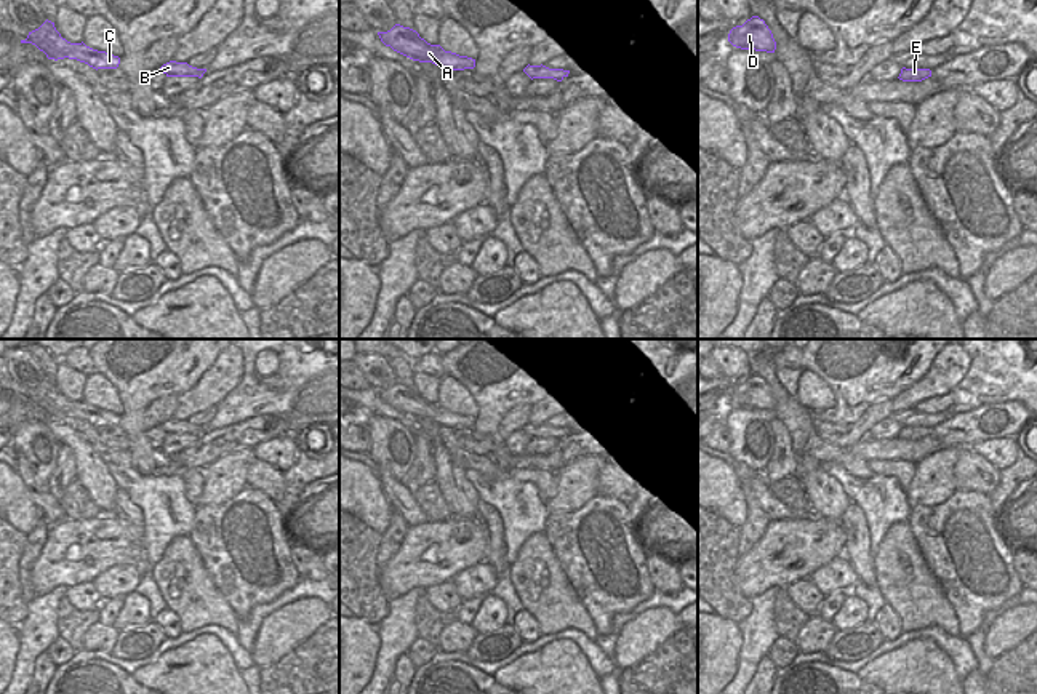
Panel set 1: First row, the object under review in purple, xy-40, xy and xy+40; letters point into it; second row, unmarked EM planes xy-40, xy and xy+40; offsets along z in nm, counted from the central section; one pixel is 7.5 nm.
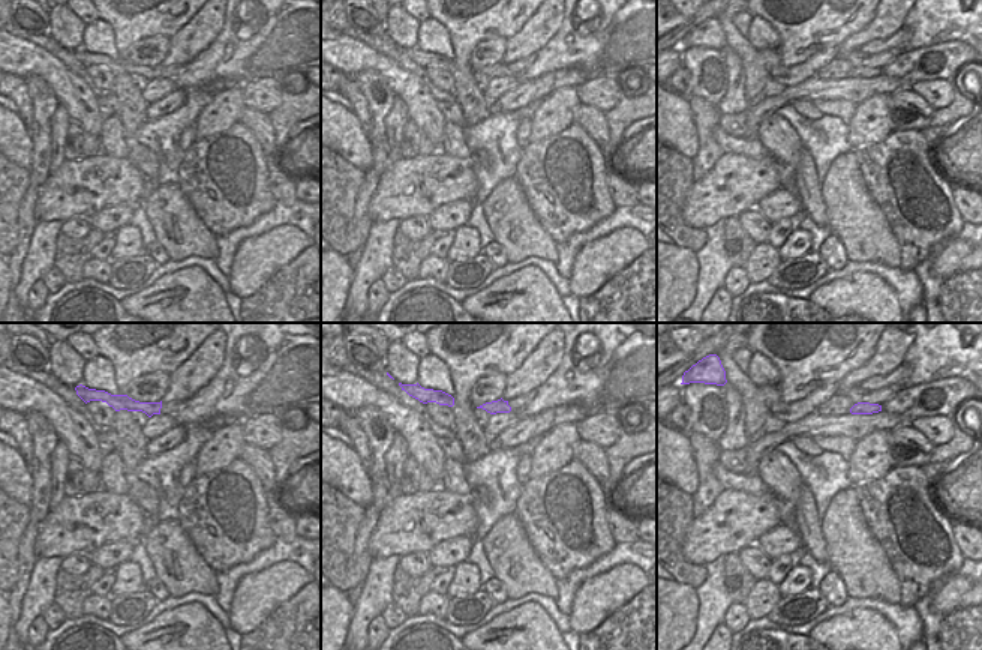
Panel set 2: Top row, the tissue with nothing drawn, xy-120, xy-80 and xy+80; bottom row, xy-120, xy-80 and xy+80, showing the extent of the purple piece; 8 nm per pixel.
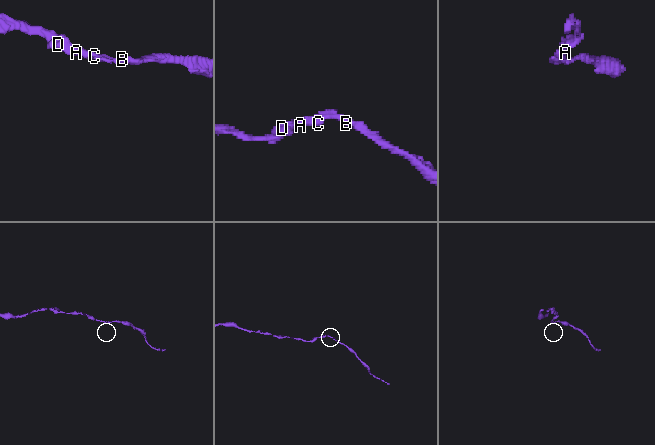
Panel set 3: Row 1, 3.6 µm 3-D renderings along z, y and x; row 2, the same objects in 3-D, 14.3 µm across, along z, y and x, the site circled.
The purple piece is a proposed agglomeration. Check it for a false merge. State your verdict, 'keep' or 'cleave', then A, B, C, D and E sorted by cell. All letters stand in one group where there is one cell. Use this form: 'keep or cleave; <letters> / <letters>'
keep; A B C D E

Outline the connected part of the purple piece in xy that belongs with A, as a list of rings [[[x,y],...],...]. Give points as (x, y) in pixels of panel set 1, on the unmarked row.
[[[395,382],[387,390],[378,390],[381,400],[394,409],[419,421],[432,421],[451,429],[474,427],[475,417],[445,409],[440,403],[430,403],[410,385]]]

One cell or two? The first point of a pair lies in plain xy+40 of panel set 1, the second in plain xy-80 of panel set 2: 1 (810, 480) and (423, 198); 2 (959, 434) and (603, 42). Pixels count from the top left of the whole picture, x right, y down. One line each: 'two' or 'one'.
1: two
2: two

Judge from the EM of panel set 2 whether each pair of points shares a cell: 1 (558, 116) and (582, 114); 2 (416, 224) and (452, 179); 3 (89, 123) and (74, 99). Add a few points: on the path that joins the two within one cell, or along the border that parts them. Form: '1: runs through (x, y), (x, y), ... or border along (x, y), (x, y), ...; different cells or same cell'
1: border along (579, 102), (573, 122); different cells
2: border along (428, 216), (408, 216), (402, 221); different cells
3: runs through (89, 117), (80, 105); same cell

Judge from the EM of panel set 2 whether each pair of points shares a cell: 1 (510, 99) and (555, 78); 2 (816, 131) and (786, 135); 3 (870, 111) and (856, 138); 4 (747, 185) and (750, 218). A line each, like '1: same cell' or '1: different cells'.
1: same cell
2: different cells
3: same cell
4: different cells

